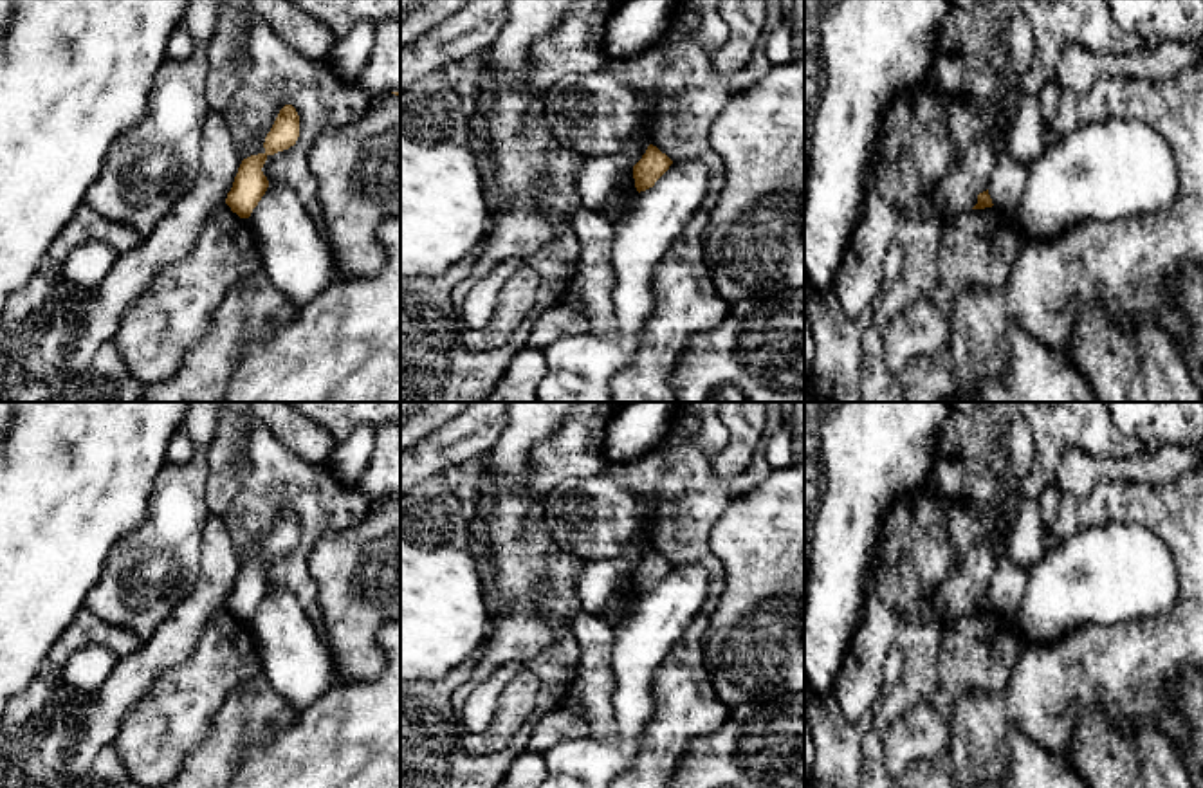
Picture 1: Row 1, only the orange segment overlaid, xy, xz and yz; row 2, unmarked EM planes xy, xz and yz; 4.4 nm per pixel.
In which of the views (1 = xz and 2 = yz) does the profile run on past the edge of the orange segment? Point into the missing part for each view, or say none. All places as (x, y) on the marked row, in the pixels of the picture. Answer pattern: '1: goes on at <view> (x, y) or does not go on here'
1: does not go on here
2: does not go on here

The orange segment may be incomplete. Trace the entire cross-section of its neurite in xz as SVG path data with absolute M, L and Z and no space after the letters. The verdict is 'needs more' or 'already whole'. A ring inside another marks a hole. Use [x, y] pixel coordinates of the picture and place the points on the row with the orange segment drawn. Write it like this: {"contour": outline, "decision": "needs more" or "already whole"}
{"contour": "M649 144L642 159L633 166L637 191L646 191L669 170L673 160L657 146Z", "decision": "already whole"}

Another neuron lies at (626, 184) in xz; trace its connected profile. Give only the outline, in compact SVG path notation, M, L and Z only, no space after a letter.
M628 170L620 175L620 180L615 186L613 193L604 200L604 204L597 211L611 220L611 213L619 198L631 191L637 191L637 188L635 188L635 179L633 179L633 170Z

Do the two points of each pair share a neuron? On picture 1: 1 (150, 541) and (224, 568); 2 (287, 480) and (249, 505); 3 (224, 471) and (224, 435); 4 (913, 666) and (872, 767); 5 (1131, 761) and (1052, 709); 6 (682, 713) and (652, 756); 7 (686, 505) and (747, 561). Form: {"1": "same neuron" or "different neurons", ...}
{"1": "different neurons", "2": "same neuron", "3": "same neuron", "4": "same neuron", "5": "different neurons", "6": "same neuron", "7": "different neurons"}

